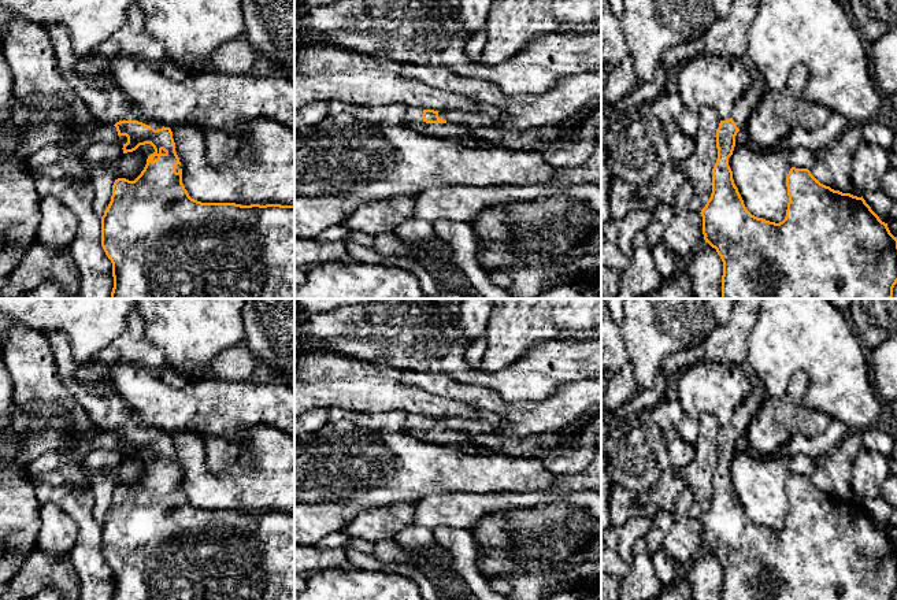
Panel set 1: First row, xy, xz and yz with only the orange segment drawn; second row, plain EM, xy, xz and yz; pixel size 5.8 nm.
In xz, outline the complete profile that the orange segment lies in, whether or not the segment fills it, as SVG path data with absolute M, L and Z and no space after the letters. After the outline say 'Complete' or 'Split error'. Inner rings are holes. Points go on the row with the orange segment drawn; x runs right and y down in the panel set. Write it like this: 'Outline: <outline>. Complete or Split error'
Outline: M408 108L405 114L405 126L435 138L456 138L466 141L467 129L464 126L449 123L438 116L438 111Z. Split error

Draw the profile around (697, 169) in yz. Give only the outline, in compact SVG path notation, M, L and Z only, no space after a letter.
M704 105L698 114L698 129L694 140L694 152L683 160L682 171L693 186L689 201L692 212L701 212L712 193L712 168L718 159L716 130L720 118L718 112Z

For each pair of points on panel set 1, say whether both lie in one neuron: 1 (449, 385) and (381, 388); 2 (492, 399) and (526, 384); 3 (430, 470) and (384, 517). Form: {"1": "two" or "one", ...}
{"1": "two", "2": "two", "3": "two"}

